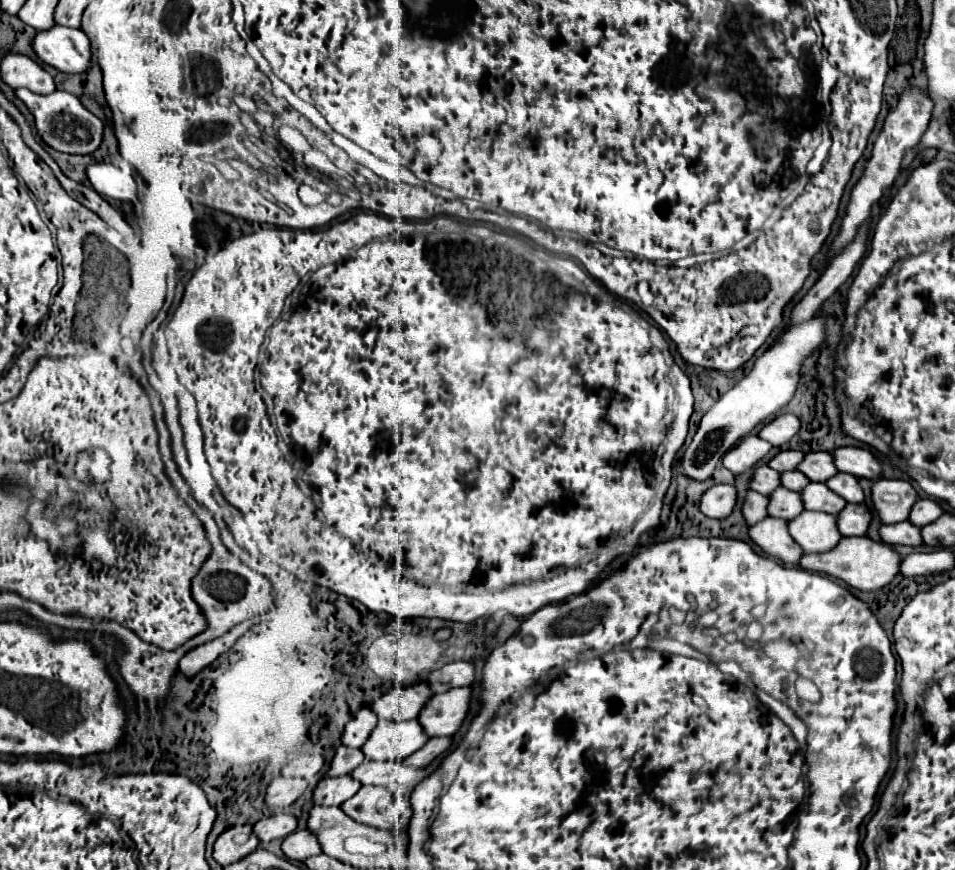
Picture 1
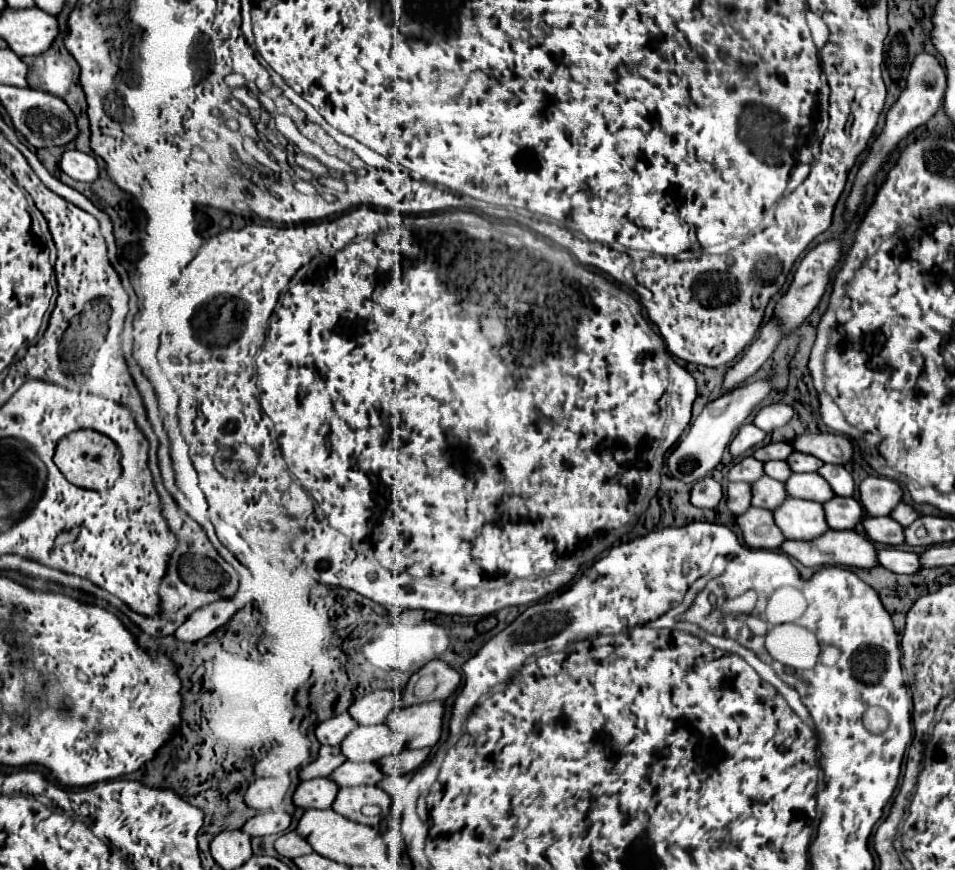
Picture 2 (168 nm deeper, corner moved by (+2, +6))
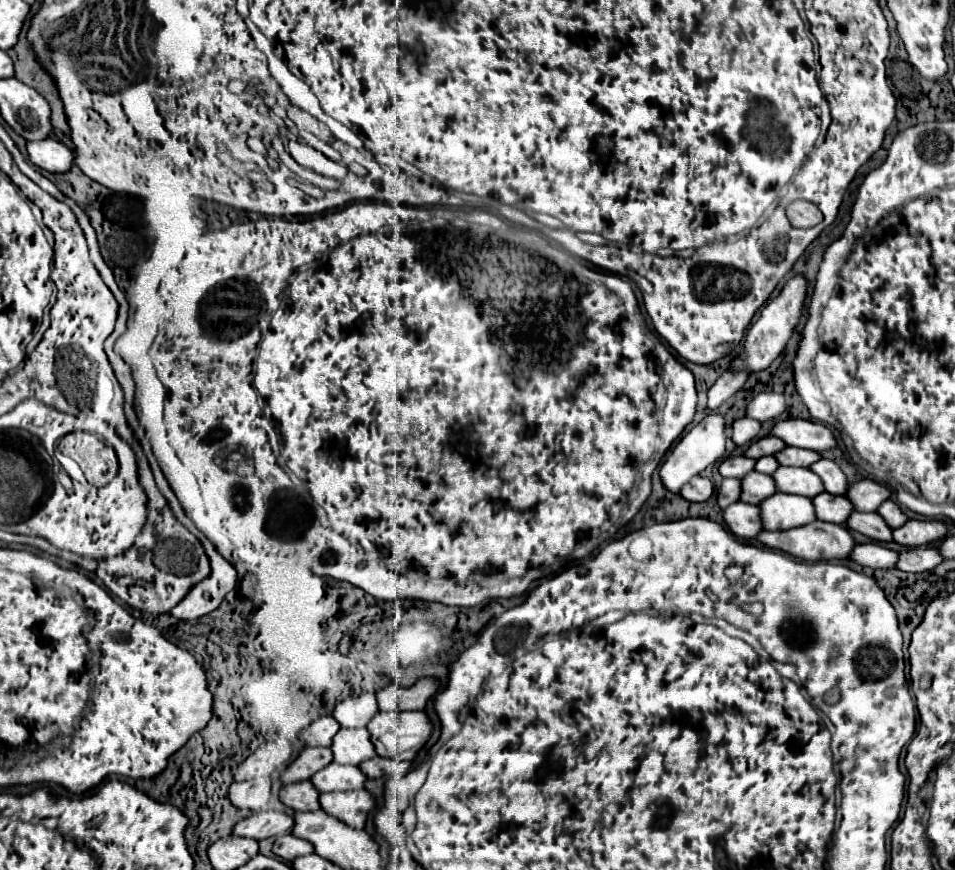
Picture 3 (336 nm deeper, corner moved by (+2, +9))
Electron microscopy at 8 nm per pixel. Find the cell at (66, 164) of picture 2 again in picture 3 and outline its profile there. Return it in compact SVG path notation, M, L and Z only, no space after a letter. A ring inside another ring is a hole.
M55 139L43 143L27 143L31 163L49 173L69 173L75 167L75 153Z

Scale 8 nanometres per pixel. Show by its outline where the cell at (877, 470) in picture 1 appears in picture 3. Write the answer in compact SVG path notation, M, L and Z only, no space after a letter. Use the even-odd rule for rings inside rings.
M787 419L779 421L773 429L771 435L783 439L791 447L803 447L811 451L827 451L837 447L835 435L821 423L811 423L805 419Z

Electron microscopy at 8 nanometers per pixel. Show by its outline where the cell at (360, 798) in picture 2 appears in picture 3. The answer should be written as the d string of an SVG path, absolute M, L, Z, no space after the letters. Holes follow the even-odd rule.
M367 789L359 791L333 791L333 793L321 793L321 809L325 809L329 815L335 815L339 821L363 829L369 811L375 807L375 799Z

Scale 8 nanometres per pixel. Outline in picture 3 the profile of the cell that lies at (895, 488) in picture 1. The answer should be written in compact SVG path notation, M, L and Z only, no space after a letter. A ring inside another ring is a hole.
M861 479L847 489L847 499L855 505L857 511L877 511L883 501L887 501L891 495L891 489L883 483L877 483L873 479Z

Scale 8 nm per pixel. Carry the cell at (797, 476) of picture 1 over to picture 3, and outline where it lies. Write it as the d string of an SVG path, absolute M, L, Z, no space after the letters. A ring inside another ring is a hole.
M761 457L761 459L757 461L757 465L755 465L755 471L773 475L773 471L777 471L777 467L779 467L779 463L777 463L775 457Z

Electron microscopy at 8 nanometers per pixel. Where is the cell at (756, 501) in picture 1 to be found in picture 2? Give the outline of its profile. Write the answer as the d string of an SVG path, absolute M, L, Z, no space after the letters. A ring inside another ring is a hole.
M729 482L727 486L727 508L739 516L751 506L751 486L747 482Z

